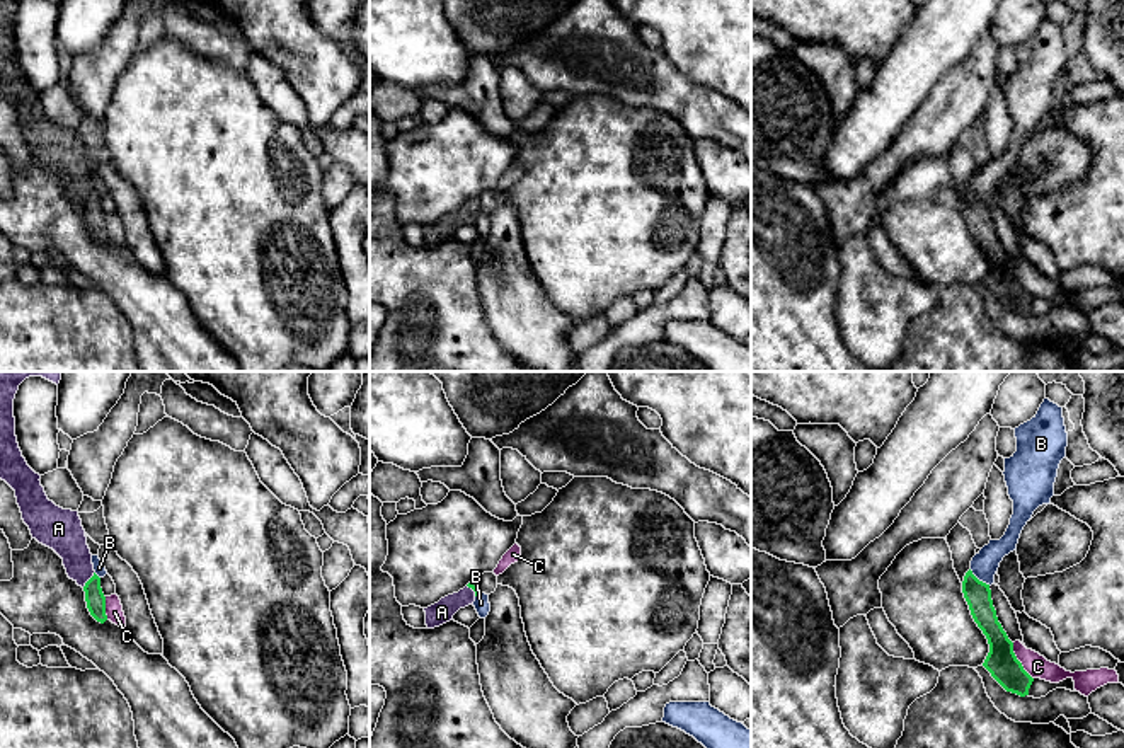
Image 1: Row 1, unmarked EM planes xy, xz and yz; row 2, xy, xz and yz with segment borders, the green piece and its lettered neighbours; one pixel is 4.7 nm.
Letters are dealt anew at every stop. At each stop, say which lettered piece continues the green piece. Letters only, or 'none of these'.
A

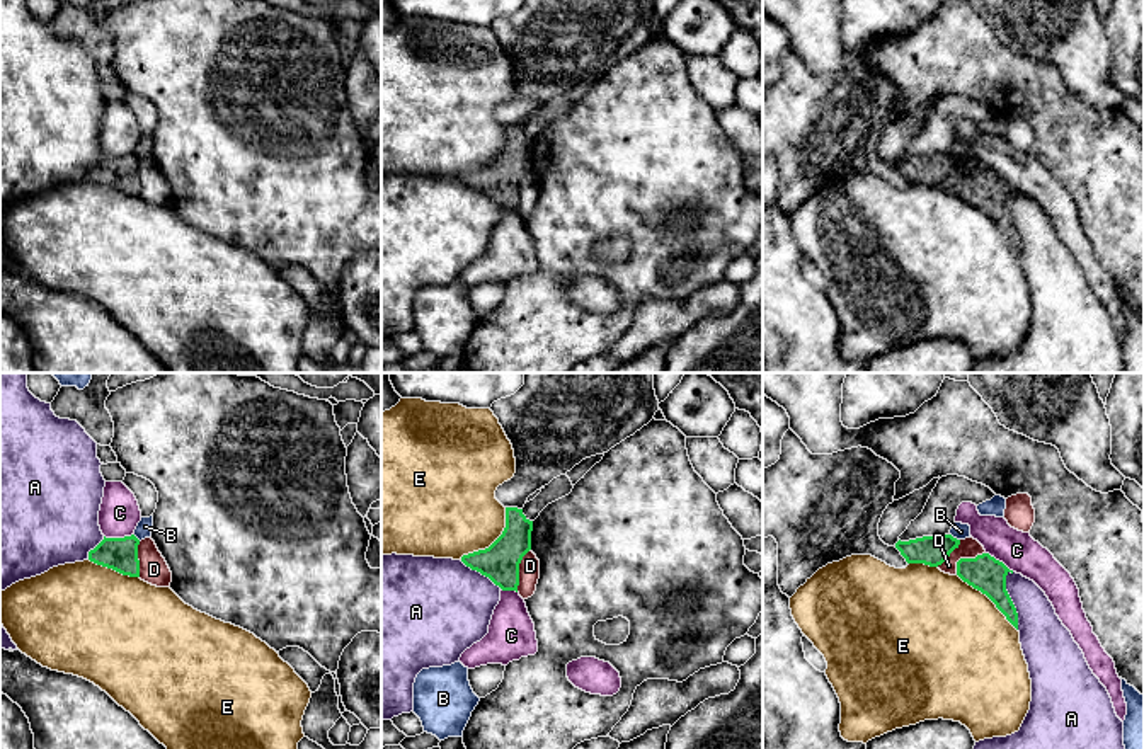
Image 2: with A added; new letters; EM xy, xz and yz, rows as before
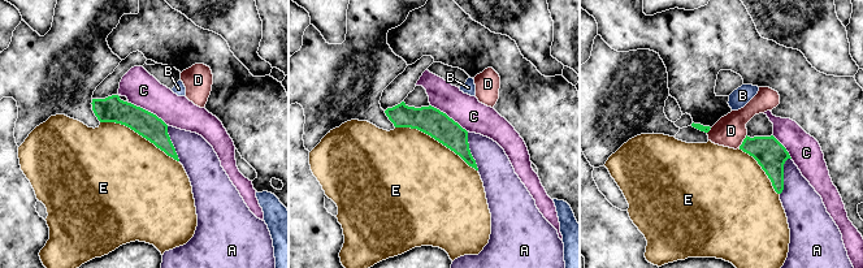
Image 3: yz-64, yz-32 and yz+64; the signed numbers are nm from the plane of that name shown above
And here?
none of these

